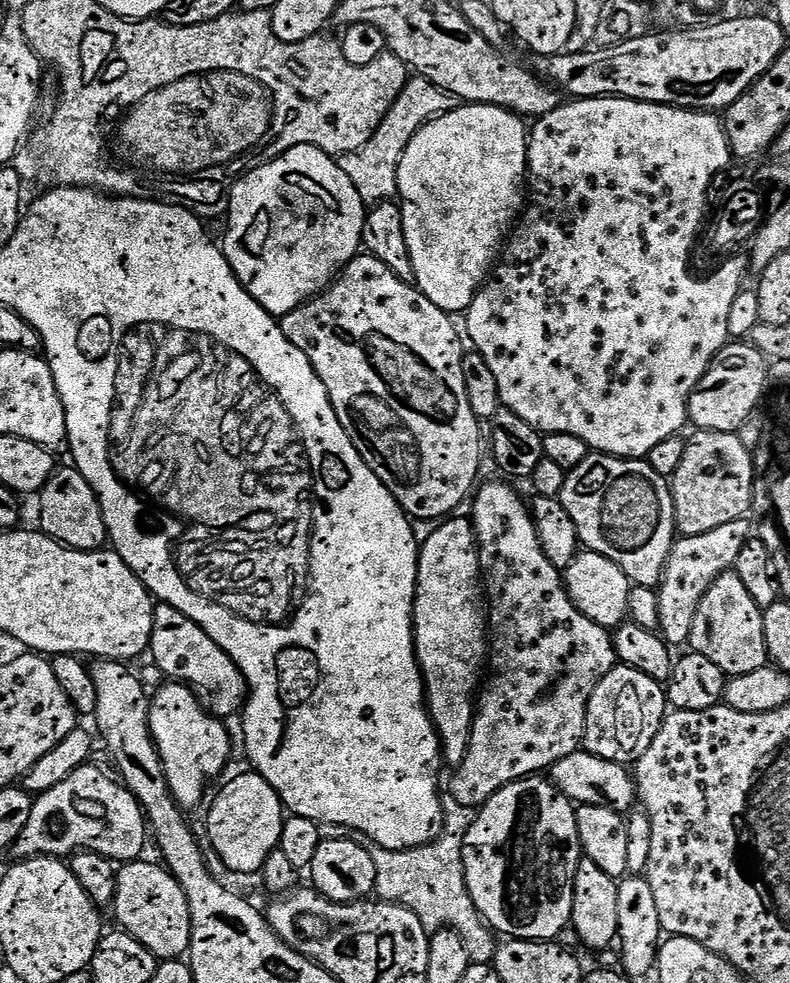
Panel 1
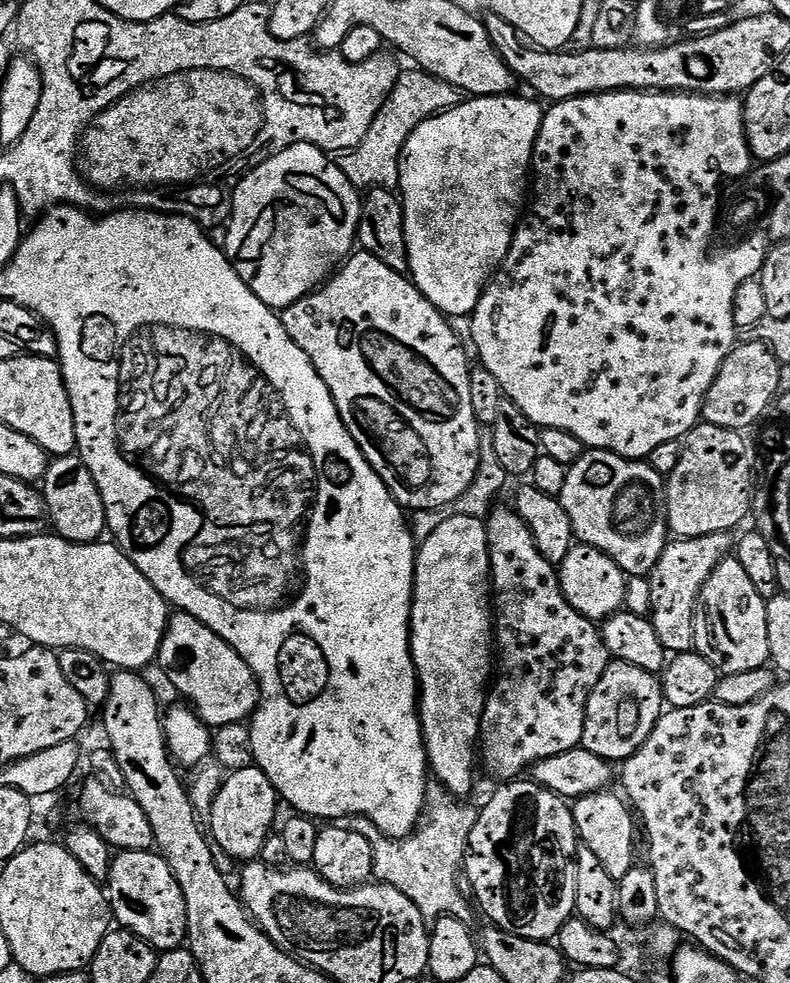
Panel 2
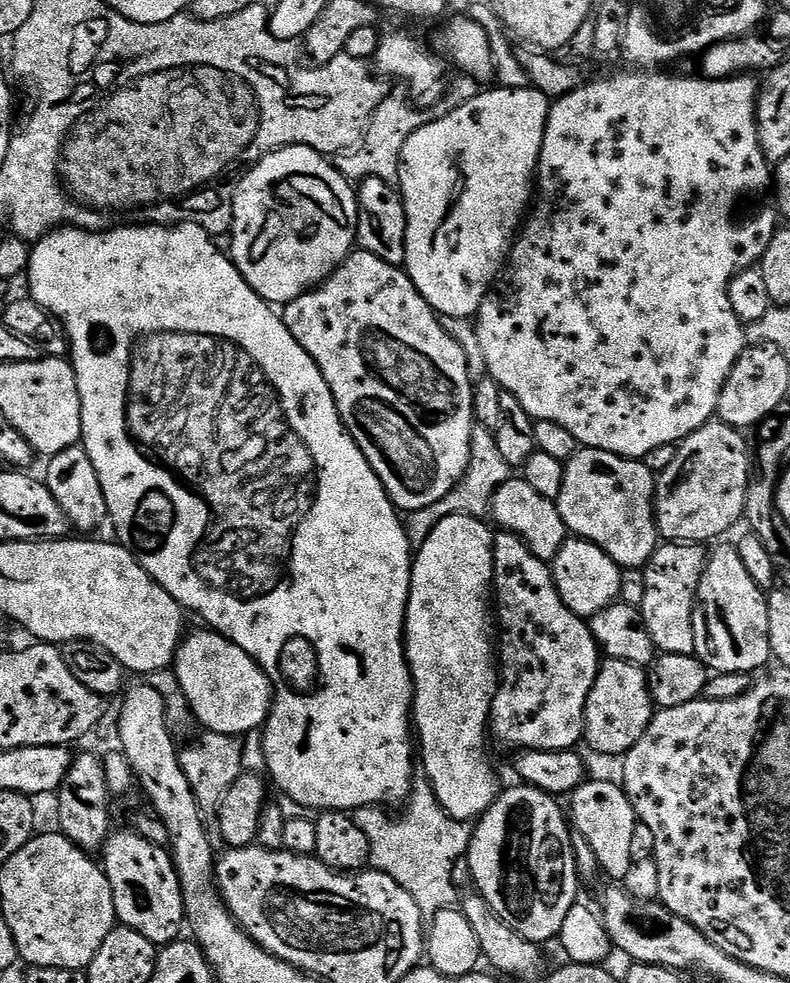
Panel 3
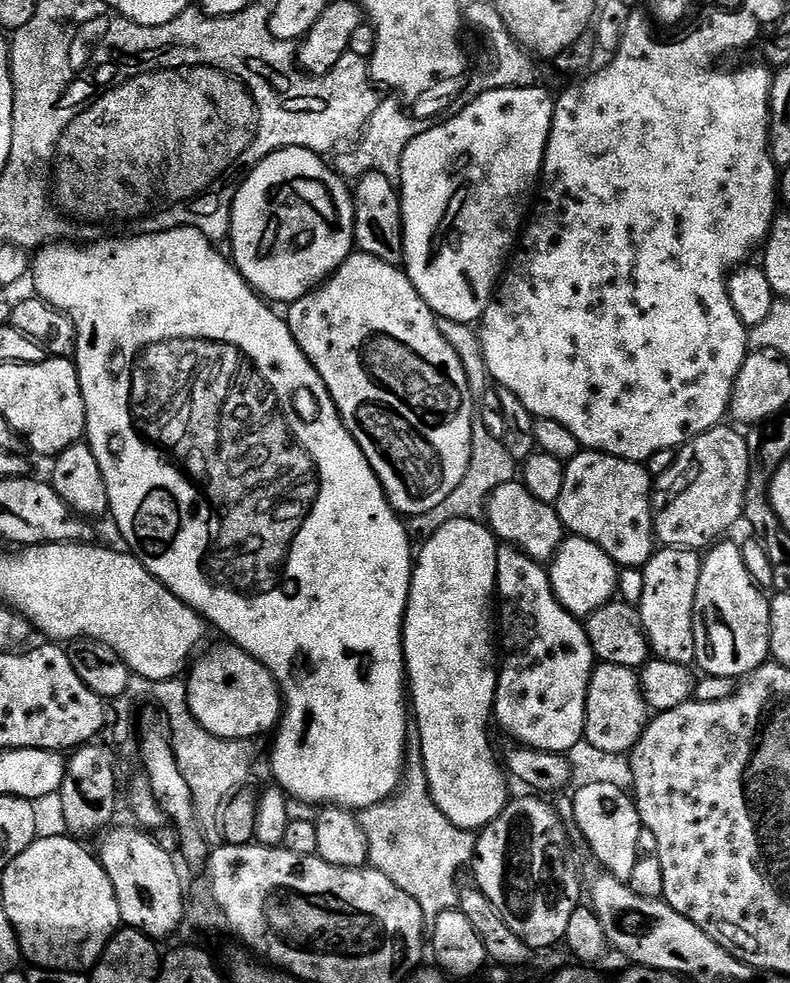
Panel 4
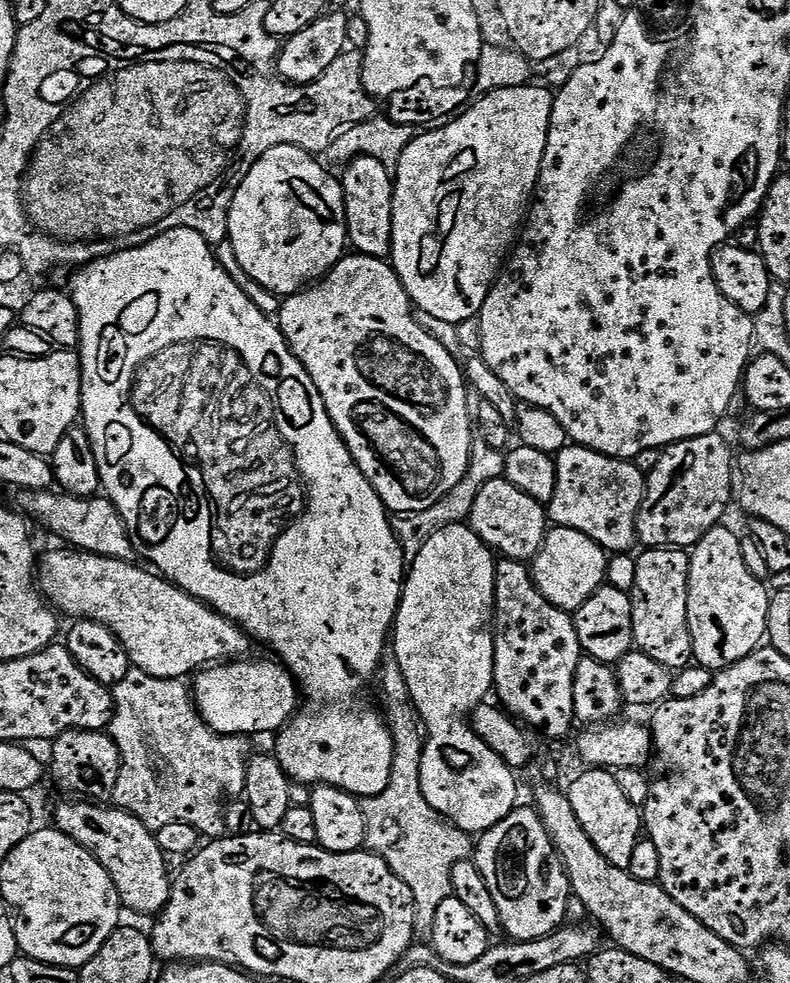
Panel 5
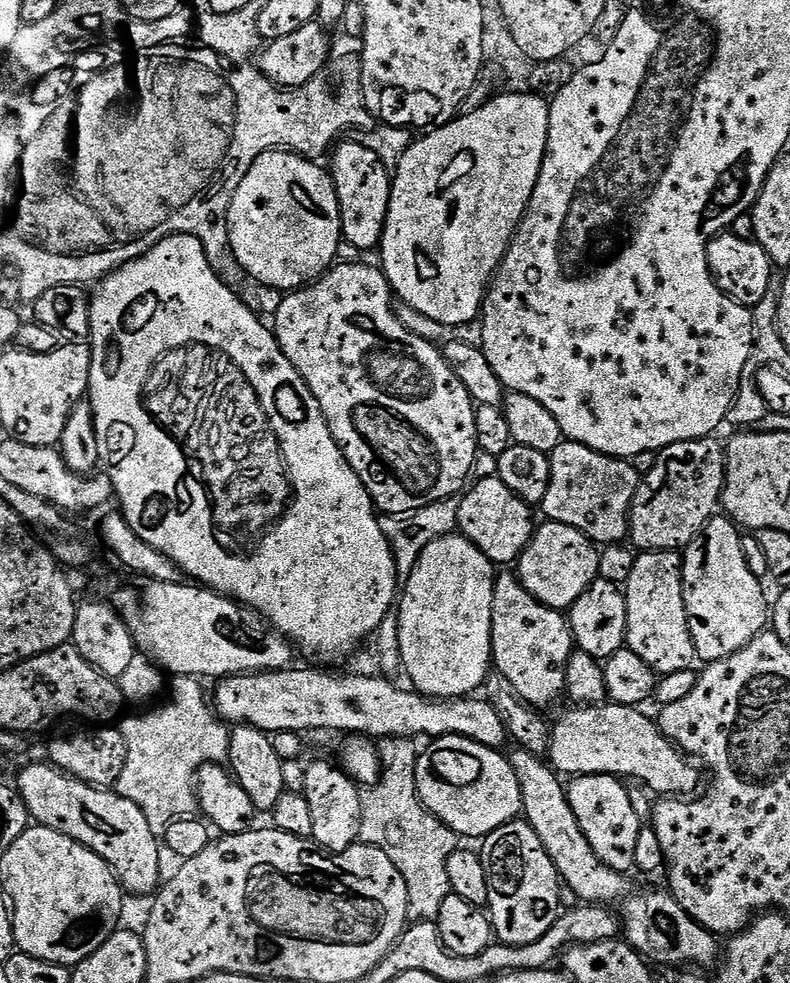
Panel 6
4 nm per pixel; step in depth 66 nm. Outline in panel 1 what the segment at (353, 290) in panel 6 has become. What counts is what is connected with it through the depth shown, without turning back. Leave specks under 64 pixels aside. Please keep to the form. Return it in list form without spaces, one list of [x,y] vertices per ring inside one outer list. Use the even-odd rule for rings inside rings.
[[[357,254],[323,292],[313,296],[308,303],[301,304],[293,312],[287,312],[279,321],[279,326],[286,334],[288,341],[294,346],[298,346],[298,350],[302,350],[302,354],[306,354],[306,358],[310,358],[318,378],[326,386],[330,402],[338,414],[338,422],[342,422],[350,442],[354,442],[354,446],[358,450],[358,454],[362,454],[366,466],[370,466],[370,470],[374,470],[374,474],[392,491],[392,496],[405,513],[416,522],[419,520],[436,522],[441,518],[451,517],[455,513],[452,511],[464,499],[466,499],[465,501],[469,499],[470,493],[478,484],[479,464],[482,457],[482,451],[480,451],[482,424],[476,419],[474,410],[470,410],[470,398],[466,398],[466,385],[462,382],[462,358],[466,348],[465,345],[460,345],[460,336],[456,333],[452,320],[453,317],[449,313],[434,306],[434,302],[430,302],[430,298],[423,296],[419,288],[399,280],[378,258],[367,254]]]

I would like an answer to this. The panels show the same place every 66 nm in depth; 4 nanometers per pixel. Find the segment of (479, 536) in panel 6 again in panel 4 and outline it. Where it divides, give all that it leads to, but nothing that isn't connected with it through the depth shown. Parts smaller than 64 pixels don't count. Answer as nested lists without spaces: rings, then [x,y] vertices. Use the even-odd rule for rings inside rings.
[[[520,482],[500,485],[491,492],[486,503],[486,523],[497,541],[520,549],[524,555],[537,562],[551,561],[557,549],[566,539],[566,529],[560,521],[560,516],[556,513],[555,507],[546,502],[538,502],[538,498],[534,498],[534,494],[530,494],[530,490],[526,490],[523,483]]]

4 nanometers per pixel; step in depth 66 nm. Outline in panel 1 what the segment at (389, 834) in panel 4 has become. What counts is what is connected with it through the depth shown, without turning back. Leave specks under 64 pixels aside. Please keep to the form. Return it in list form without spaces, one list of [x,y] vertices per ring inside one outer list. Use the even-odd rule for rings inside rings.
[[[450,794],[443,797],[443,802],[444,830],[431,844],[406,850],[386,850],[373,843],[367,845],[370,858],[374,858],[375,895],[381,901],[400,904],[410,910],[429,934],[443,928],[454,929],[462,942],[466,942],[466,954],[470,954],[473,964],[492,964],[496,958],[498,936],[474,906],[464,877],[462,846],[470,826],[476,821],[476,812],[462,806],[462,802]]]

